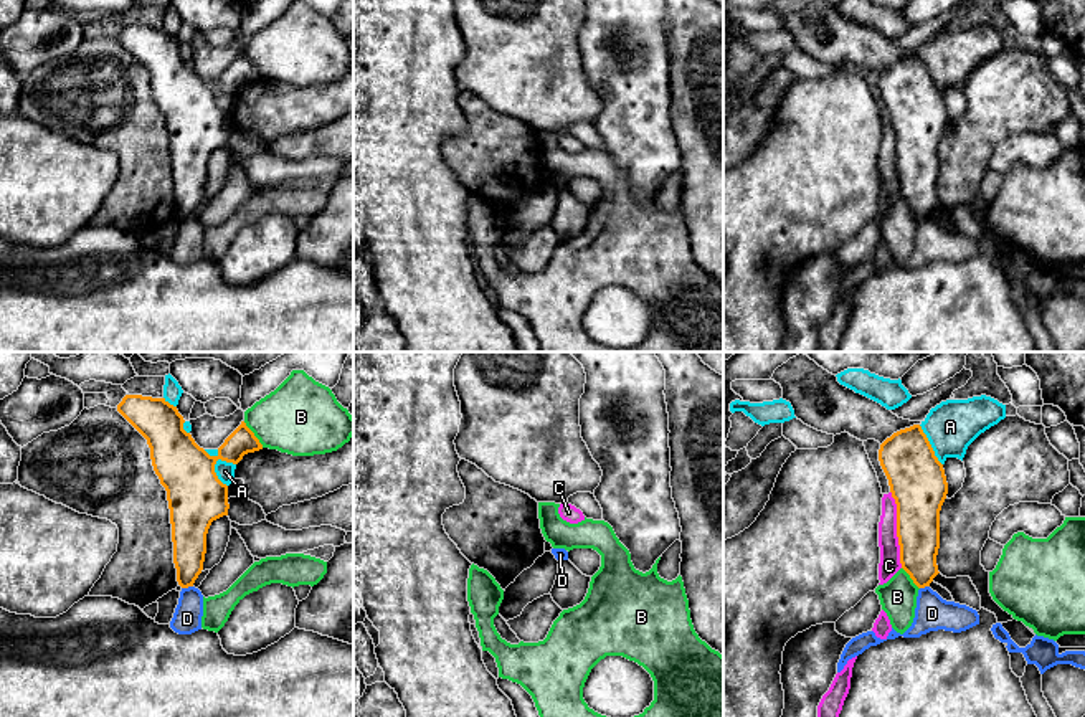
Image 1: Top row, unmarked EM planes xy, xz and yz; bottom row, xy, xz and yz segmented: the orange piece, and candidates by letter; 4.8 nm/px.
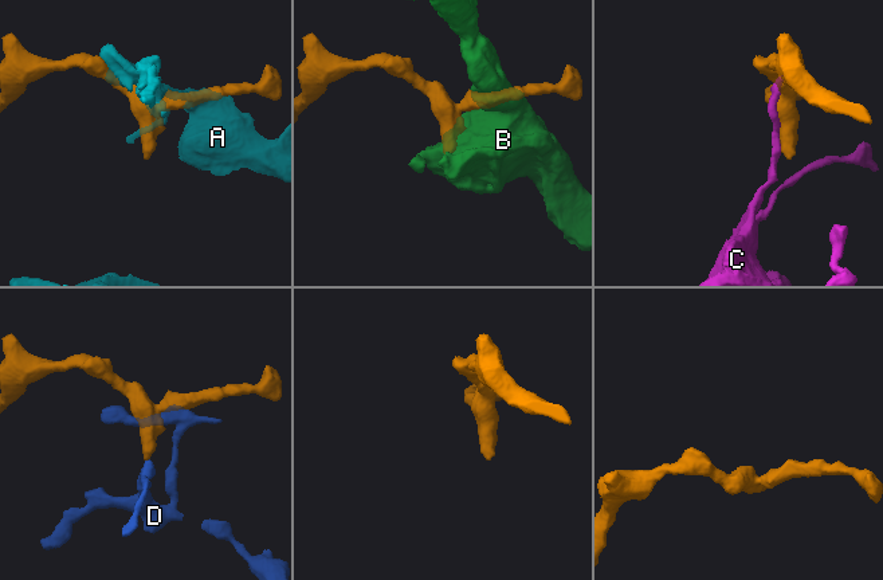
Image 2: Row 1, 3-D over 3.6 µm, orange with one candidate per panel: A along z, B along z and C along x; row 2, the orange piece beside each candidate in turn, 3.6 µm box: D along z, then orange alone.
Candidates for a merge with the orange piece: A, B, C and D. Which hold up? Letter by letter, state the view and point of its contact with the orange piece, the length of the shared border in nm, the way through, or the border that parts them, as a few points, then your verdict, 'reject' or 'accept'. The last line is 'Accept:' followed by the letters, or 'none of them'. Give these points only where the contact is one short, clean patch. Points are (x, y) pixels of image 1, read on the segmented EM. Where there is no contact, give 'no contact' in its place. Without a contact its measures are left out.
A: xy (215, 463) | 220 nm | reject
B: xy (253, 435) | 160 nm | reject
C: yz (897, 529) | 380 nm | reject
D: xy (187, 587) | 60 nm | along xy (192, 585), (182, 588) | reject
Accept: none of them

